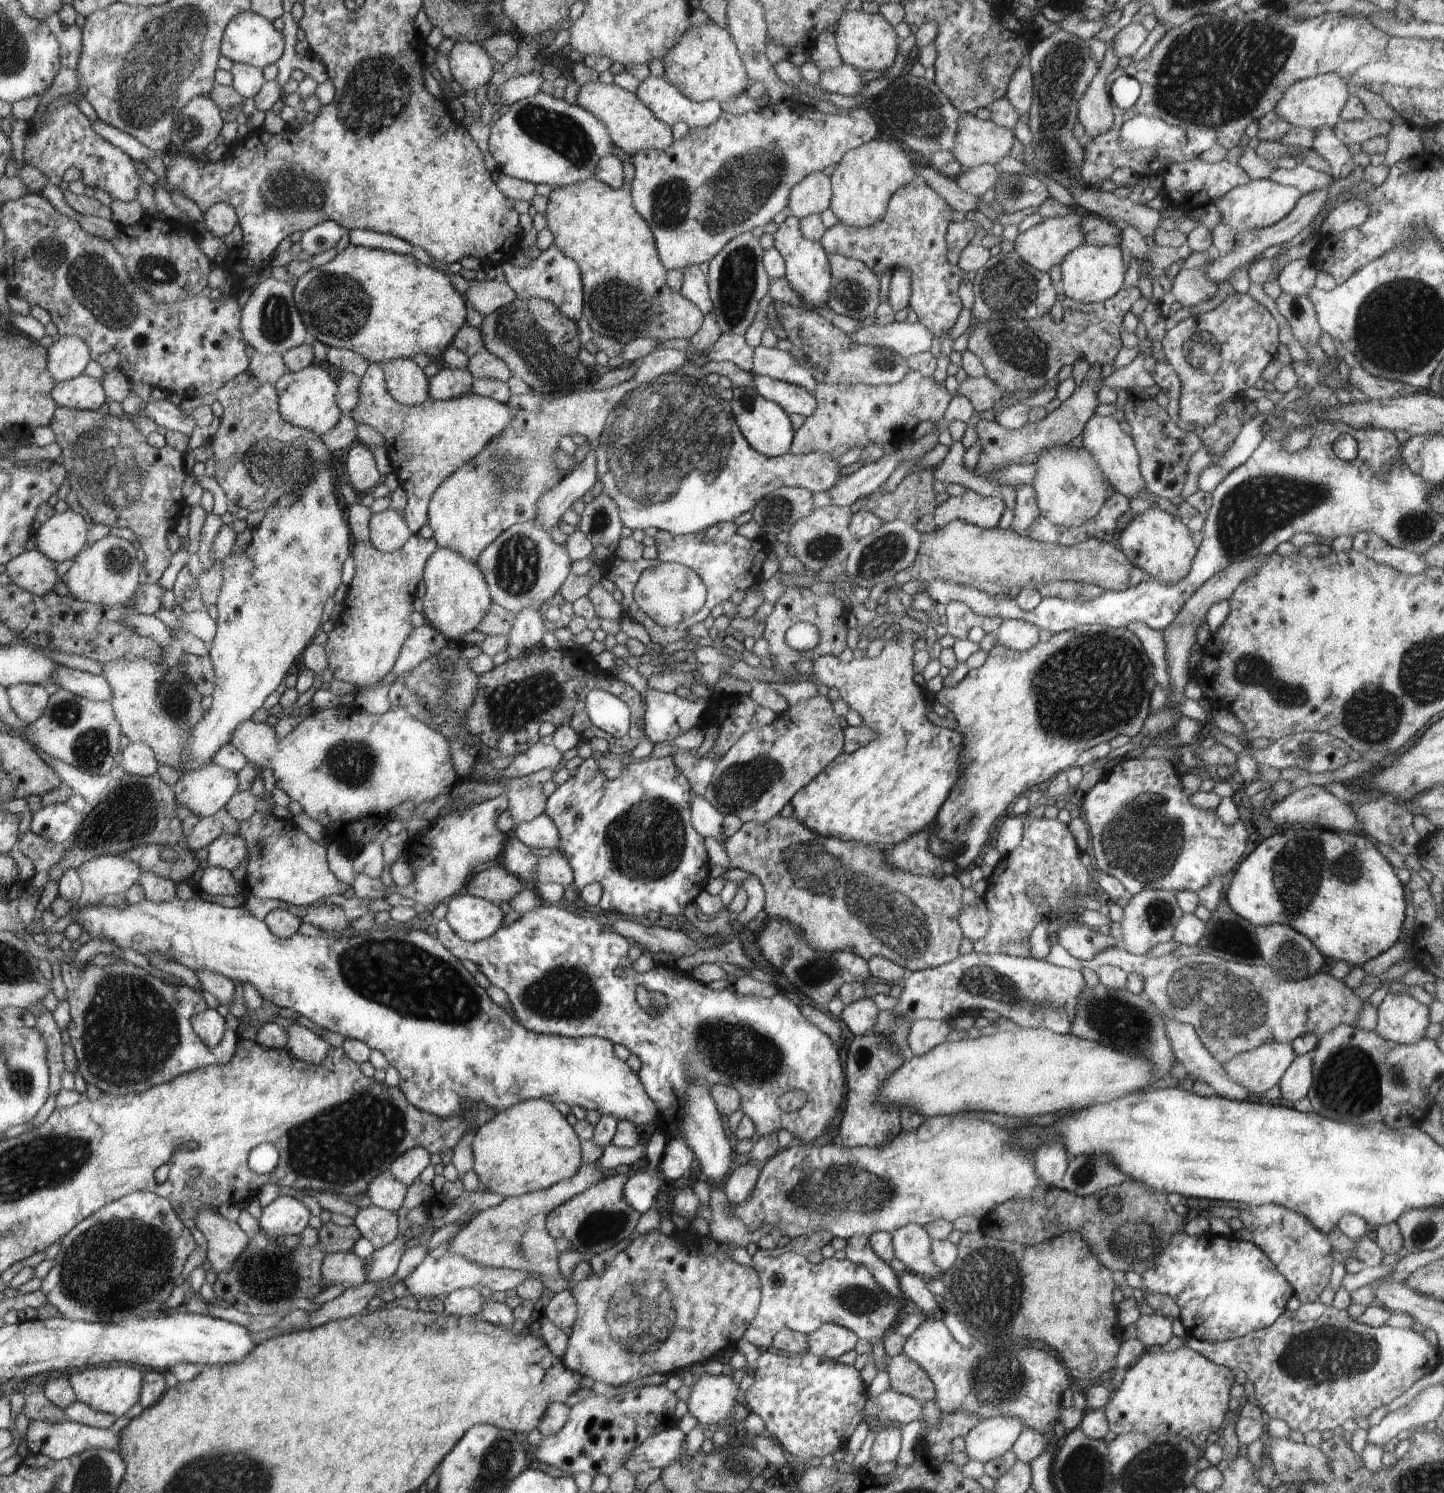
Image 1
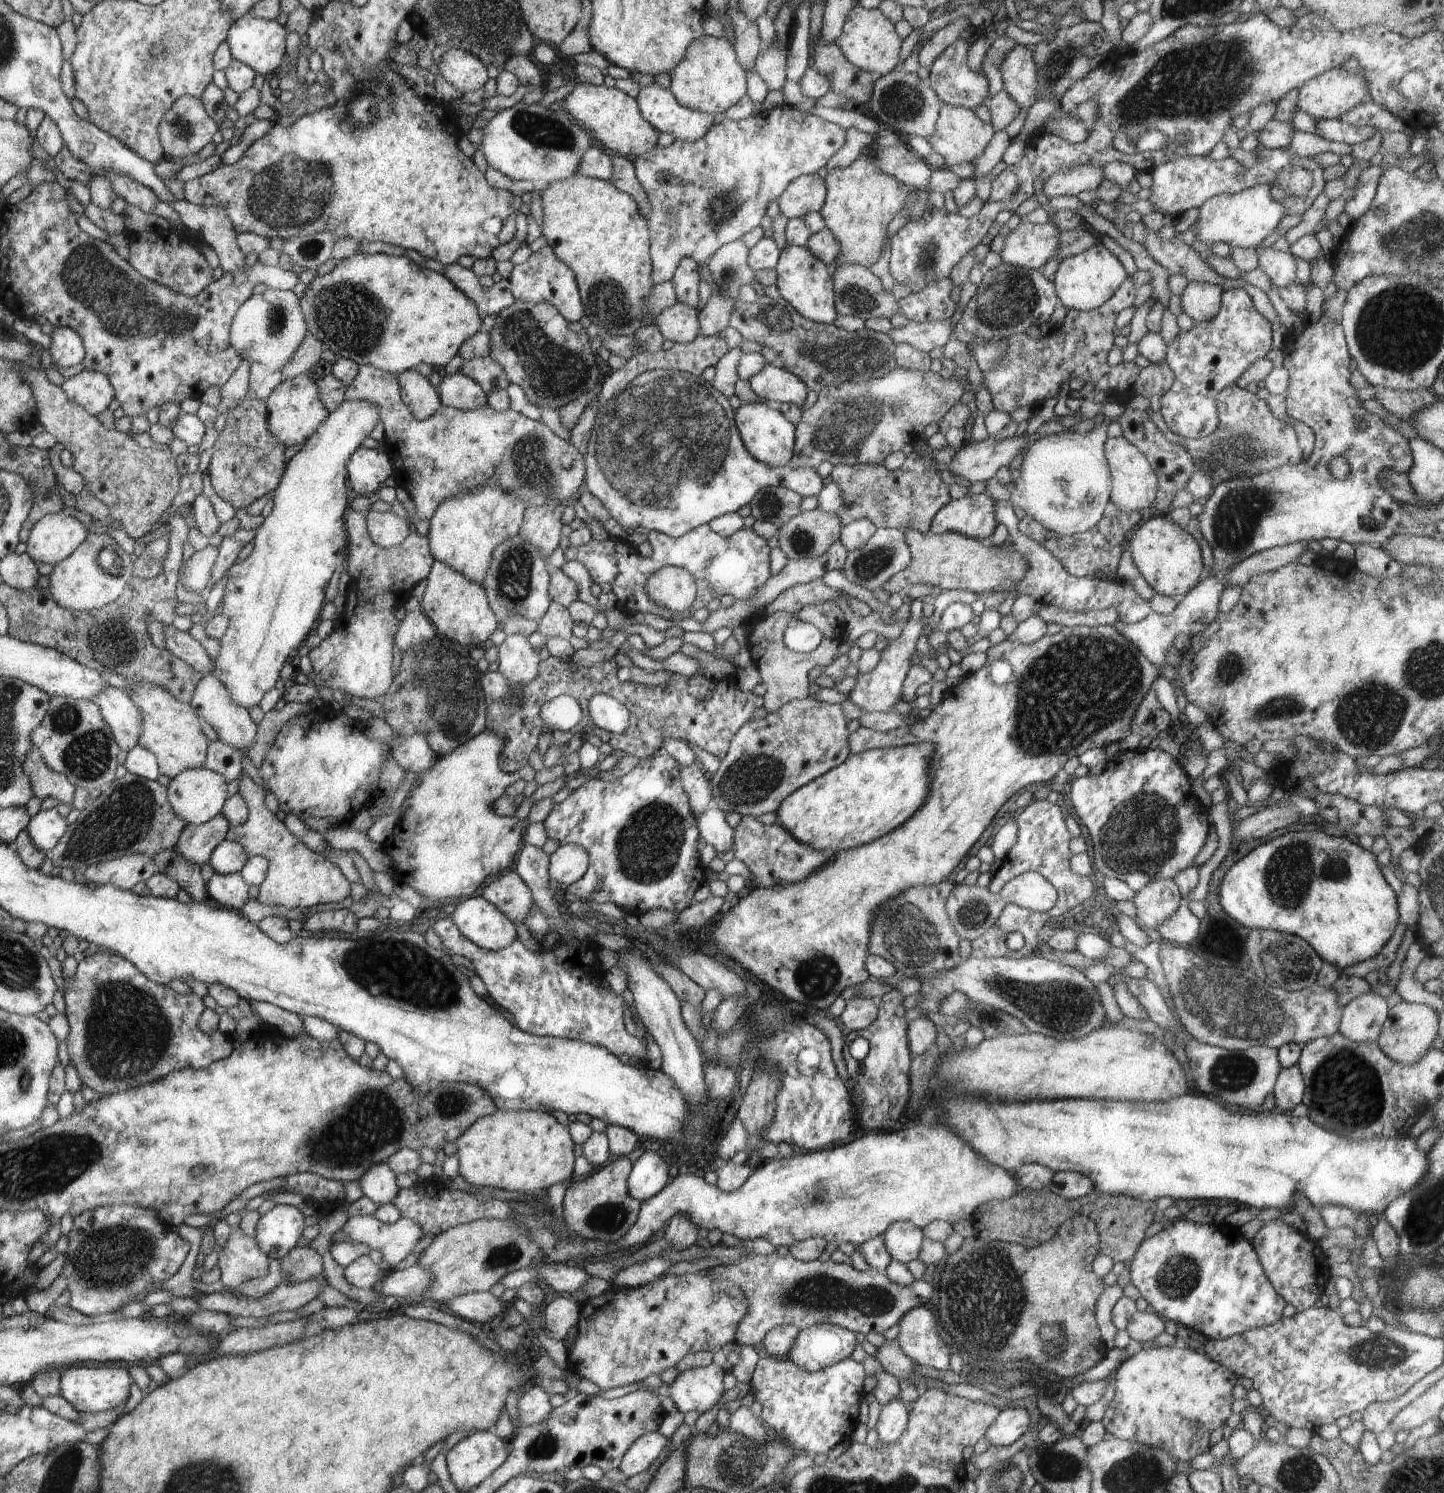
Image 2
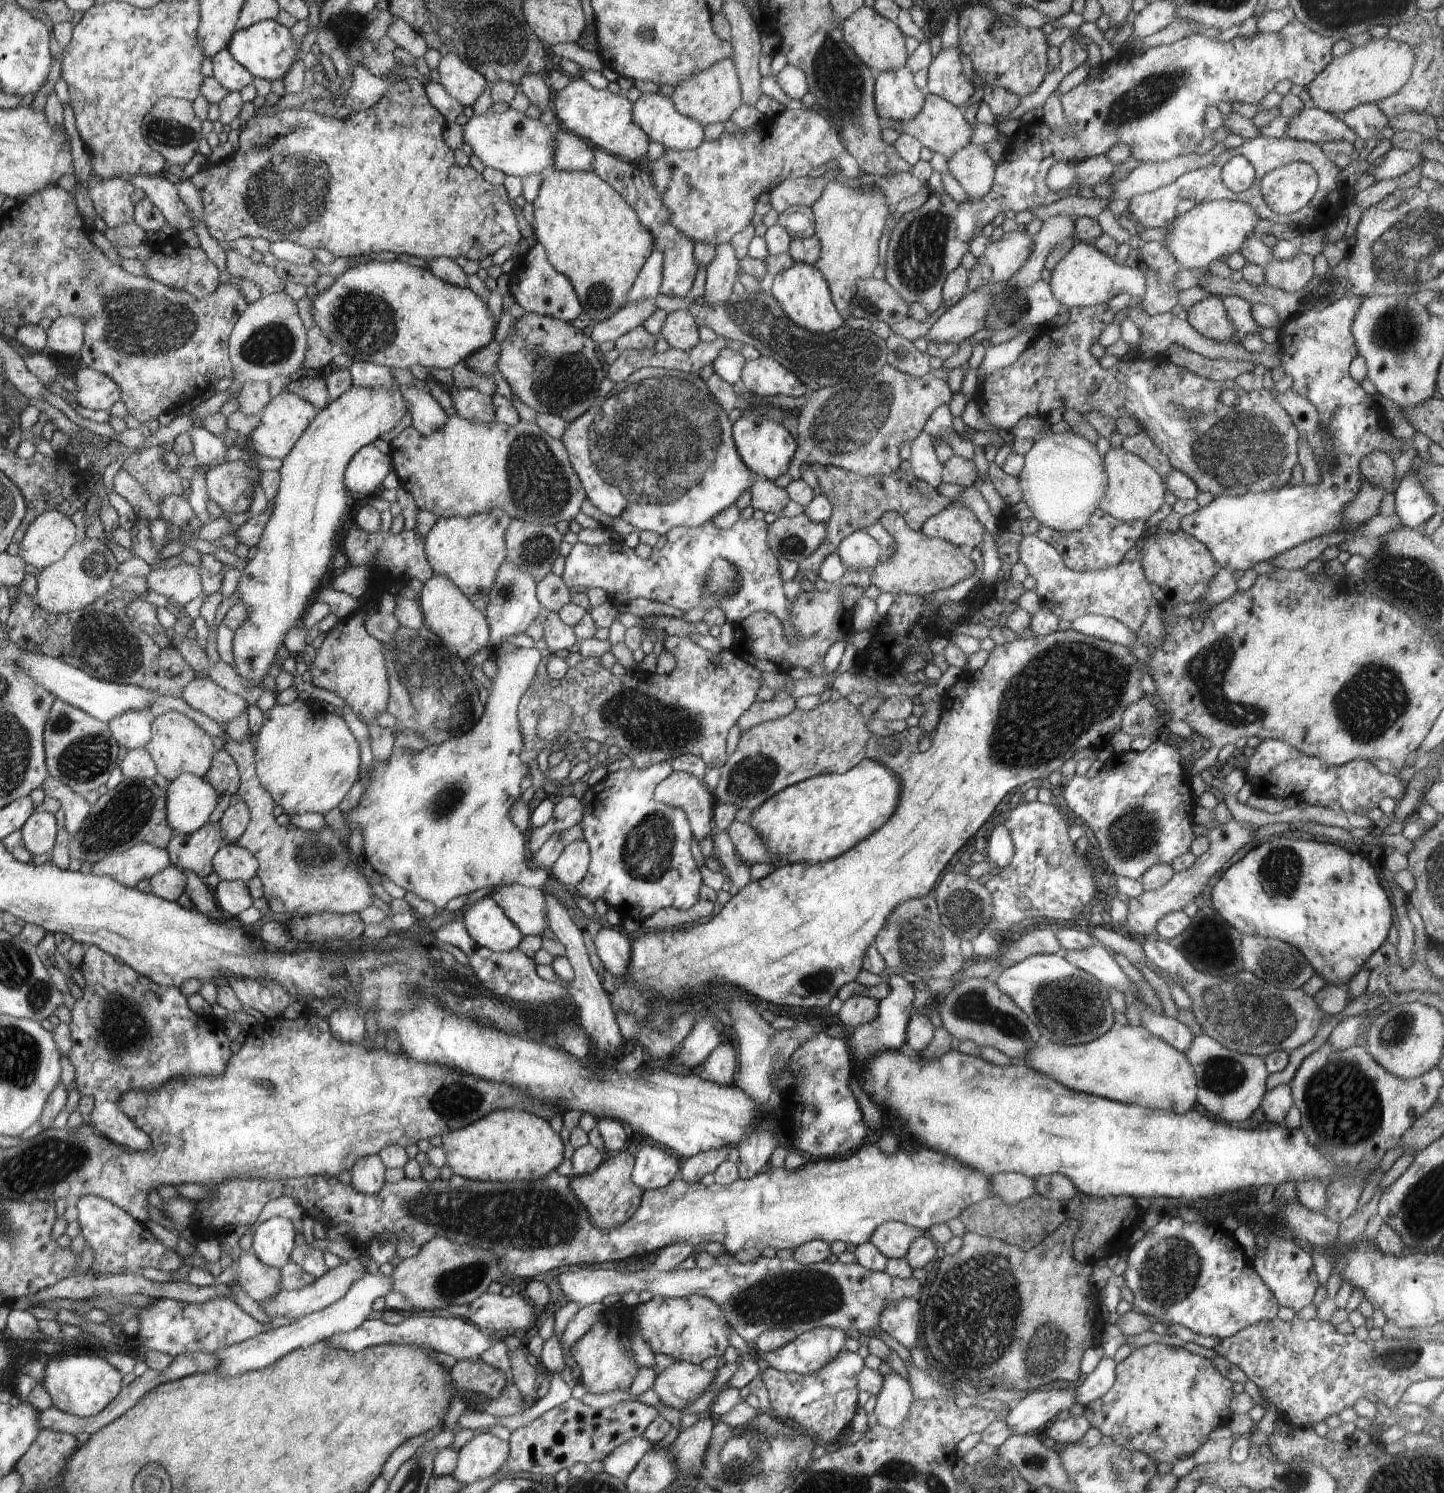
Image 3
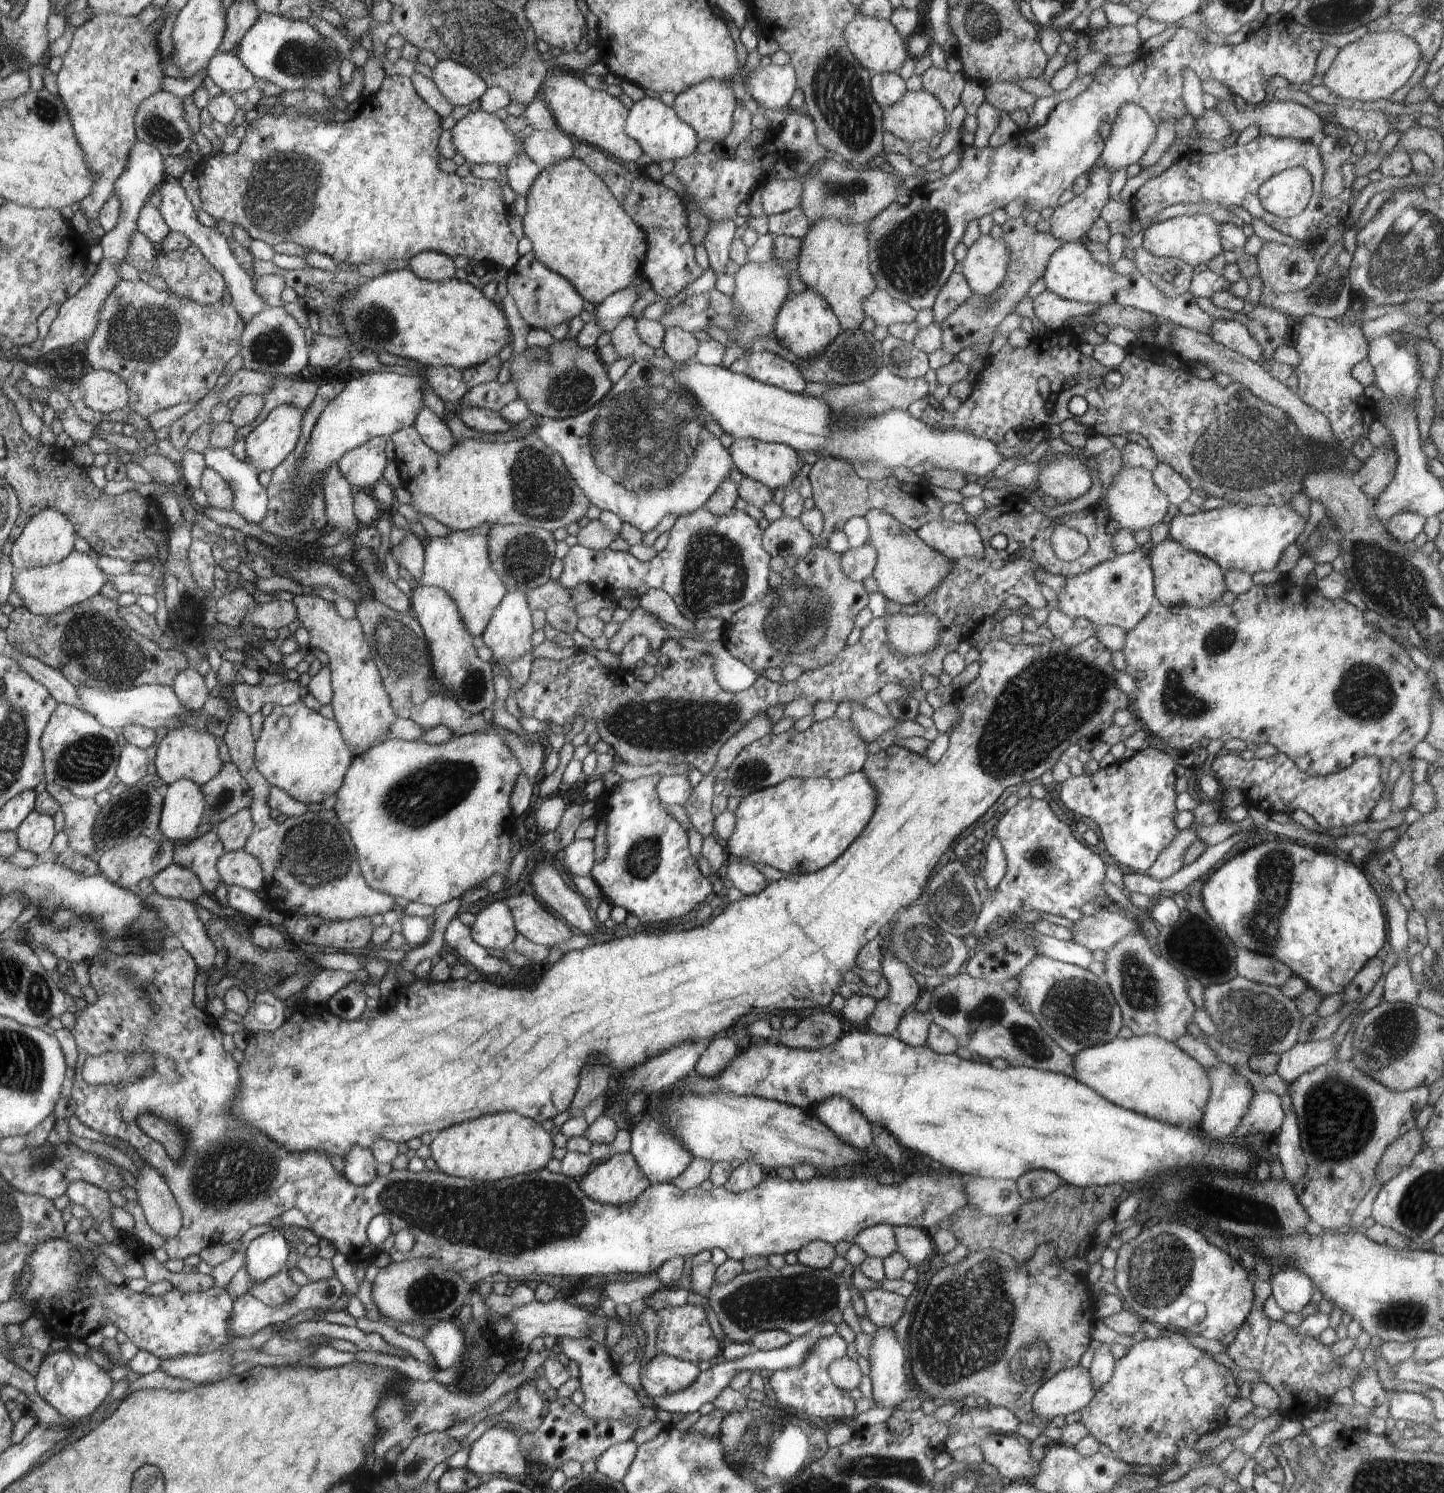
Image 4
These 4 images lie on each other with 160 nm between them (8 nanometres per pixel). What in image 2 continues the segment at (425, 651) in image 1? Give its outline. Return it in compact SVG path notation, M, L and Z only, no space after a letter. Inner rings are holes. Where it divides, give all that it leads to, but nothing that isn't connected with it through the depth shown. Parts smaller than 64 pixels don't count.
M421 609L407 612L394 637L396 645L405 653L413 646L432 640L438 632Z

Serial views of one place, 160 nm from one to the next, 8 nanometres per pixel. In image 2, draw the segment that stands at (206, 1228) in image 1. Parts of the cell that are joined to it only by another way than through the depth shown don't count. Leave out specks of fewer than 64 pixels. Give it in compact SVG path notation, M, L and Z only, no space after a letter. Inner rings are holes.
M239 1227L232 1229L228 1243L218 1252L219 1280L231 1289L248 1280L265 1277L272 1268L270 1259L259 1249L256 1239L242 1233Z

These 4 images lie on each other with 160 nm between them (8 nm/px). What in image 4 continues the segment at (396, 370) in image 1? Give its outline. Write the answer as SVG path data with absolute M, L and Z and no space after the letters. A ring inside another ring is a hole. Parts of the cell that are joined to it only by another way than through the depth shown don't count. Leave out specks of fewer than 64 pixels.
M426 406L421 410L414 428L418 430L424 441L433 447L438 454L448 454L452 449L454 440L448 430L448 425Z

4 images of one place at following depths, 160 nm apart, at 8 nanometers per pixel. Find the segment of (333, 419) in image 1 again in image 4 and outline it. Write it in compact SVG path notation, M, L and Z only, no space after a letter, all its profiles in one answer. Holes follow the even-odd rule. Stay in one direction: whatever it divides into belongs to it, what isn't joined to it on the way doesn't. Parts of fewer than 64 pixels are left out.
M292 405L273 408L266 420L244 437L247 462L257 471L276 469L297 446L301 434L301 420L304 411Z

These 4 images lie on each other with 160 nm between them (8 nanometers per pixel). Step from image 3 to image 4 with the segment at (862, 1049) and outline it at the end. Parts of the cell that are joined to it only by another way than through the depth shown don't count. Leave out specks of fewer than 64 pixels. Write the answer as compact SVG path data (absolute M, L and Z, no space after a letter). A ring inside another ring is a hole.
M881 949L881 975L888 981L888 994L877 1001L874 1012L867 1018L868 1031L892 1035L900 1019L912 1009L923 988L912 977L912 971L890 949Z

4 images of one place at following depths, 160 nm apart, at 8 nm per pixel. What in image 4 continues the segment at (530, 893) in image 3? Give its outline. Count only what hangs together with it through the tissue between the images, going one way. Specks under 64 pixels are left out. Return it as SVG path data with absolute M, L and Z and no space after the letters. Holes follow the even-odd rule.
M519 893L505 900L513 910L518 934L537 945L557 946L570 940L572 930L560 917L554 918L548 908L536 902L535 896Z

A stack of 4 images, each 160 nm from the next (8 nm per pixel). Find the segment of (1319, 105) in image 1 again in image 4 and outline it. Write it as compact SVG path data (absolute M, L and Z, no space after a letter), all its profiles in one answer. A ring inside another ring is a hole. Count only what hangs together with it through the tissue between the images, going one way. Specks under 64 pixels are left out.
M1394 31L1362 33L1362 36L1337 52L1332 66L1324 74L1323 85L1346 100L1374 101L1389 99L1393 92L1408 82L1423 58L1418 43L1408 35Z

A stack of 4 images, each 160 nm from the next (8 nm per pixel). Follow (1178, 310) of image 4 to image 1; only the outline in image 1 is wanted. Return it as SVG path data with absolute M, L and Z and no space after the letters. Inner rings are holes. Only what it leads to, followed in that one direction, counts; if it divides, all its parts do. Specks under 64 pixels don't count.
M1082 244L1071 250L1061 262L1062 292L1068 301L1094 304L1112 298L1124 284L1124 258L1116 246Z

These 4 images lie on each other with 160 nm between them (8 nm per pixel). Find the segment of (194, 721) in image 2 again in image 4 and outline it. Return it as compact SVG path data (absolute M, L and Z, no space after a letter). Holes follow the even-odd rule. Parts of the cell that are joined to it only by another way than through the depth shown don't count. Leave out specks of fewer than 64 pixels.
M180 727L167 732L158 740L155 767L157 774L167 785L183 778L194 781L200 787L217 777L223 769L221 756L218 756L218 744L212 733L194 727Z

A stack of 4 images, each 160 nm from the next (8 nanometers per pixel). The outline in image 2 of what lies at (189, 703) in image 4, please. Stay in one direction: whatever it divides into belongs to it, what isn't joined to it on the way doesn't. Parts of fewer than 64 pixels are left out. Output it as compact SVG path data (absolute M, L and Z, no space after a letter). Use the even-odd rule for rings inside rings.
M204 675L201 678L189 703L196 713L214 728L218 740L224 744L235 746L239 750L242 748L249 749L254 744L258 726L250 718L249 709L238 706L232 700L231 692L227 689L227 686L220 682L216 675Z

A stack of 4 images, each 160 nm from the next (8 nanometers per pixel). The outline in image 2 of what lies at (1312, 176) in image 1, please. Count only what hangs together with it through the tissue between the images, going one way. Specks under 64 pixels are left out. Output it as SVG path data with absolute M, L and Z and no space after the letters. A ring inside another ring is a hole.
M1288 147L1284 148L1284 150L1270 150L1270 156L1266 156L1266 168L1262 168L1262 170L1260 170L1260 166L1258 168L1255 166L1246 168L1232 157L1227 157L1219 161L1204 157L1179 157L1171 163L1166 163L1155 168L1153 172L1153 185L1150 188L1151 194L1148 200L1150 200L1154 211L1160 212L1164 217L1169 216L1174 219L1179 214L1182 214L1182 212L1186 212L1188 208L1199 208L1203 202L1219 194L1236 194L1239 191L1268 182L1271 187L1274 186L1274 198L1280 200L1280 202L1284 202L1284 216L1302 216L1324 190L1327 182L1324 170L1325 168L1320 166L1313 157L1298 156ZM1292 165L1303 166L1313 174L1314 184L1303 197L1284 196L1278 190L1279 184L1275 182L1275 178L1280 174L1280 171Z

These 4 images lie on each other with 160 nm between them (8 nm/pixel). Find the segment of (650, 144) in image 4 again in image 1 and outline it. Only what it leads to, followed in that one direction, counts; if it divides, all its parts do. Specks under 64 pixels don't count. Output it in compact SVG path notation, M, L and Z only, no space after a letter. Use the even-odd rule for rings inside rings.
M650 75L640 83L635 93L658 119L671 127L677 122L686 122L690 127L707 127L724 112L719 102L694 102L665 77Z

